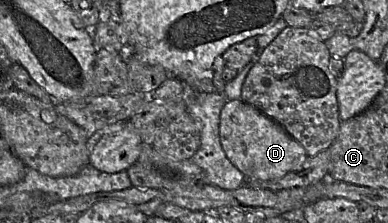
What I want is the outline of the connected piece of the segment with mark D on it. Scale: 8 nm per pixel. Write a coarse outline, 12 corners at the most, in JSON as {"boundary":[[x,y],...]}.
{"boundary":[[242,100],[220,114],[221,146],[246,183],[301,167],[305,148]]}

